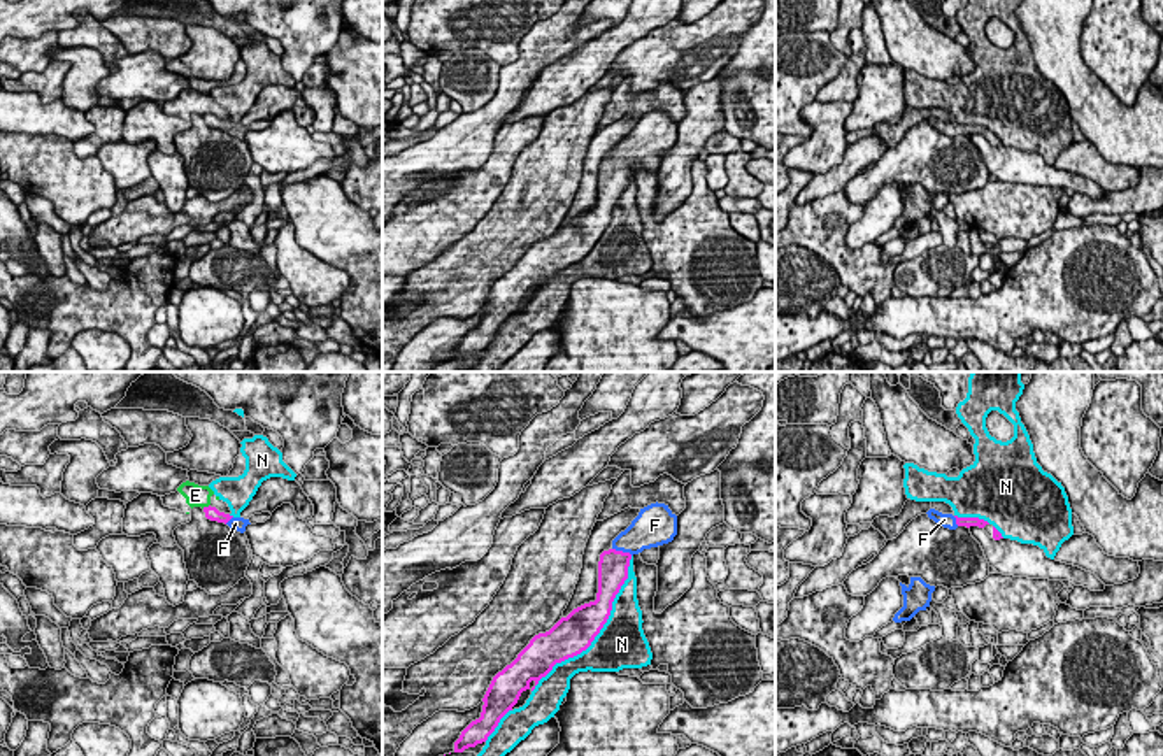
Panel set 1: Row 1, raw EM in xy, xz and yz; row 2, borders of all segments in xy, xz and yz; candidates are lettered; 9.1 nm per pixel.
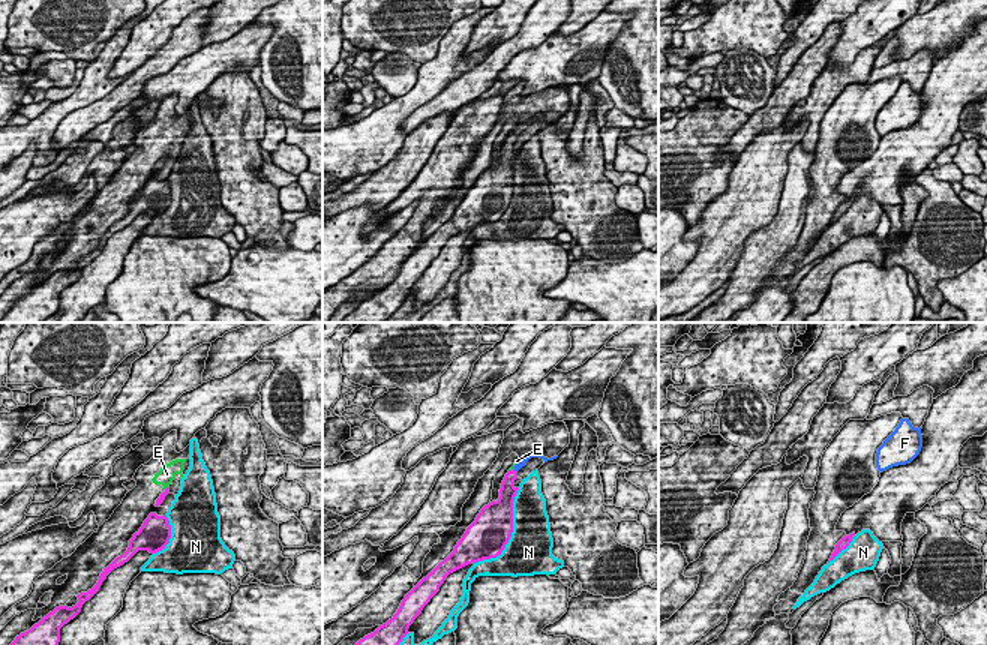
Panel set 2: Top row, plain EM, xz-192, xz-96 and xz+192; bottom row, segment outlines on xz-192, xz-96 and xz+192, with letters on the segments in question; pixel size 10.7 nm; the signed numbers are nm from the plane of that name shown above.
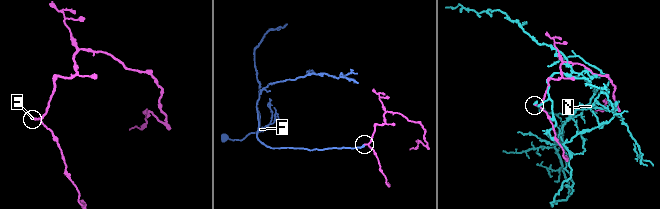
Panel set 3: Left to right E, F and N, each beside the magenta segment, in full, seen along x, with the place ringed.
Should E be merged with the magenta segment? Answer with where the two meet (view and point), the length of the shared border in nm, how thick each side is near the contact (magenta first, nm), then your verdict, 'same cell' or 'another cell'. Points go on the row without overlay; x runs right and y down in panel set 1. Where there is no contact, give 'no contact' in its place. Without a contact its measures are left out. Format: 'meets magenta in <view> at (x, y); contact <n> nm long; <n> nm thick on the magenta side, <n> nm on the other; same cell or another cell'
meets magenta in xy at (206, 114); contact 90 nm long; 130 nm thick on the magenta side, 200 nm on the other; another cell

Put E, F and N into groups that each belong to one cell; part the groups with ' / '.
E / F / N

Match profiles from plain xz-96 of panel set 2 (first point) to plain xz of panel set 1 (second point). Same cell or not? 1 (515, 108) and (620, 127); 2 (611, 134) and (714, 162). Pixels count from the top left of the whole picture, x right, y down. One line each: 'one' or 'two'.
1: two
2: one

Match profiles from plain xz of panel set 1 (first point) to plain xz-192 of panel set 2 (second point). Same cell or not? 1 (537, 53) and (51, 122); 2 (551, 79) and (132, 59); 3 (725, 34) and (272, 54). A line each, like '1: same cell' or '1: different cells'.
1: same cell
2: different cells
3: different cells

